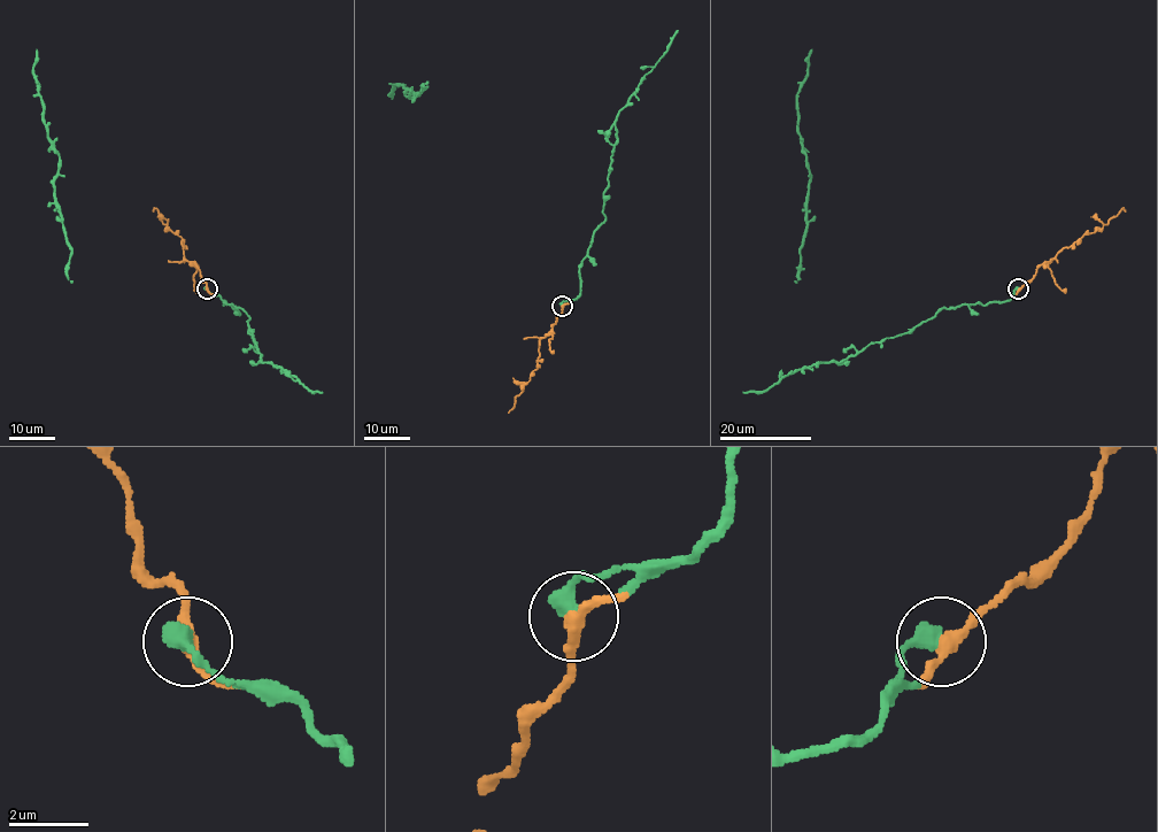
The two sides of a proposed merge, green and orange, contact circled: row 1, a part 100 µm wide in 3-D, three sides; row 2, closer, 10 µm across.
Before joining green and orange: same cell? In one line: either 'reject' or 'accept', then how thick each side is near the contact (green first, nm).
accept | 460/280 nm

